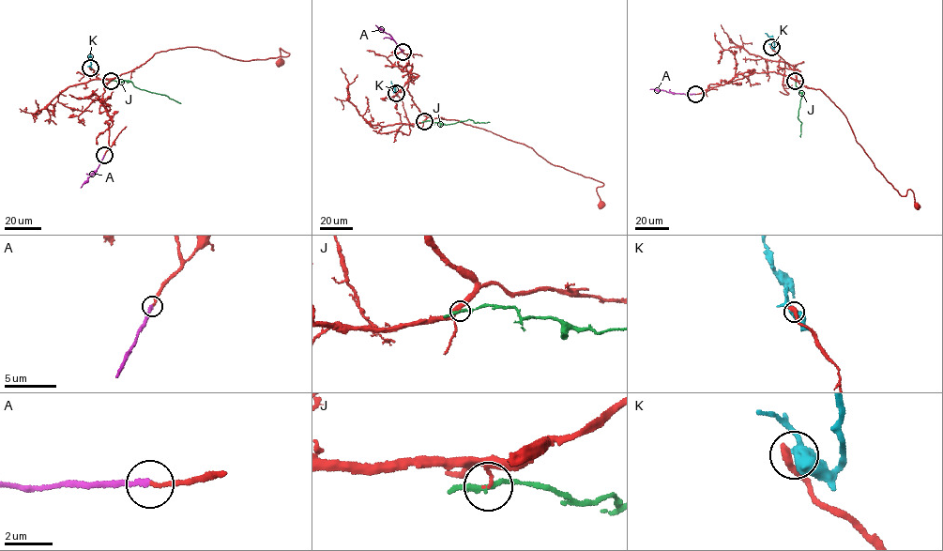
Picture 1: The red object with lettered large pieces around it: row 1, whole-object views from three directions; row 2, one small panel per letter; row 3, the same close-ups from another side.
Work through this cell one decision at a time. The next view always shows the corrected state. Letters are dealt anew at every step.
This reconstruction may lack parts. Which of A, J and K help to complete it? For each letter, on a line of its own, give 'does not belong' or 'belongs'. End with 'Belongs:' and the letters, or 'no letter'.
A: belongs
J: does not belong
K: does not belong
Belongs: A

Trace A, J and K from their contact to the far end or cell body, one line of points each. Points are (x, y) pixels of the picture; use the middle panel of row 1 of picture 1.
A: (403, 52), (391, 36), (375, 25)
J: (424, 121), (445, 125), (469, 119), (475, 122), (490, 122)
K: (396, 93), (391, 81)

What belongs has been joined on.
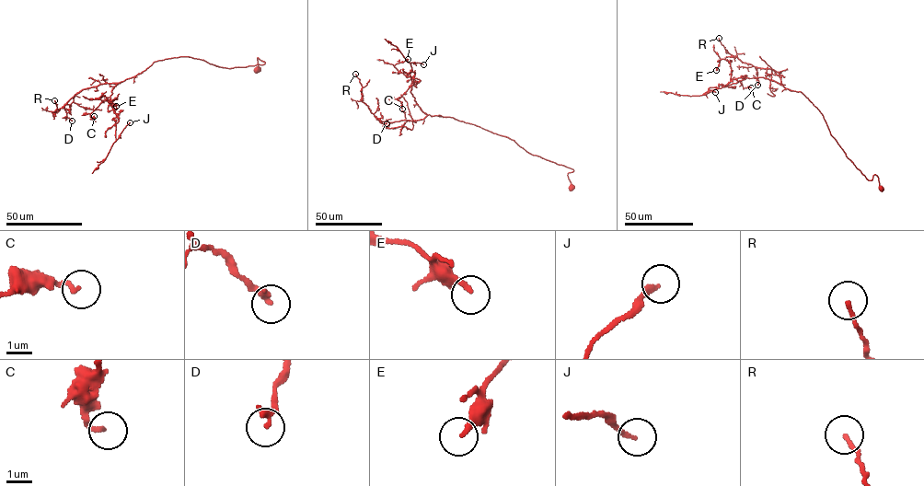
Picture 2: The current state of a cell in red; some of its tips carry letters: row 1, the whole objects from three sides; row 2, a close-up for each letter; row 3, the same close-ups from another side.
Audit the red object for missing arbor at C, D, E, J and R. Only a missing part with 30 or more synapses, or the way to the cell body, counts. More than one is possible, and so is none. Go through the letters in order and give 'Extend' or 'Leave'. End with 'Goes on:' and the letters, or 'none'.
C: Leave
D: Leave
E: Leave
J: Leave
R: Leave
Goes on: none

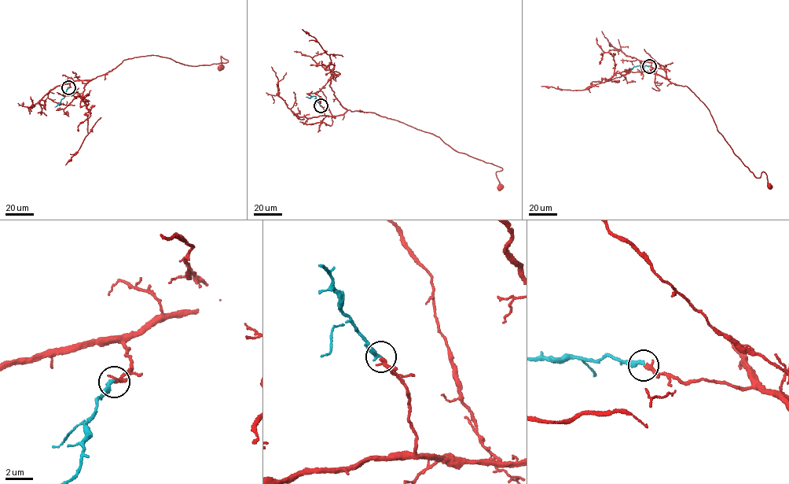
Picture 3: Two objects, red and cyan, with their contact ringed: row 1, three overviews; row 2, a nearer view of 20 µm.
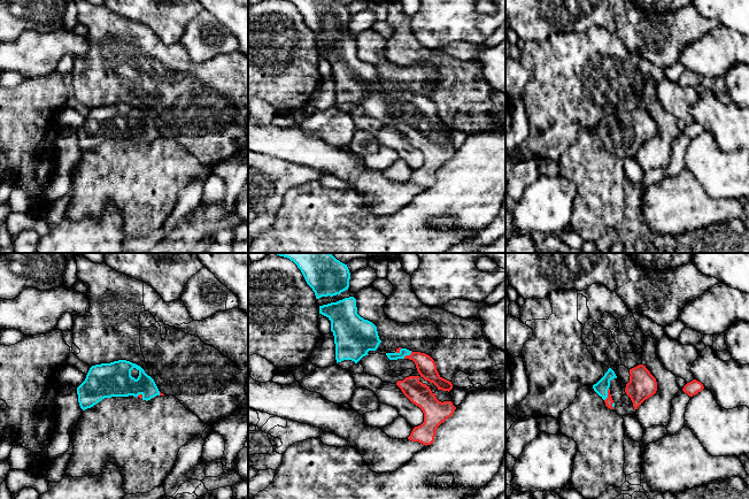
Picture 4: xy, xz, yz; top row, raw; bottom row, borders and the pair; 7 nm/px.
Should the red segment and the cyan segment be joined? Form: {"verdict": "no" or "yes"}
{"verdict": "yes"}

